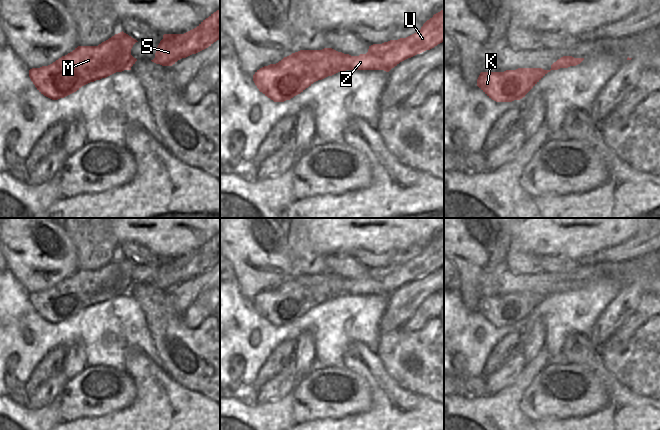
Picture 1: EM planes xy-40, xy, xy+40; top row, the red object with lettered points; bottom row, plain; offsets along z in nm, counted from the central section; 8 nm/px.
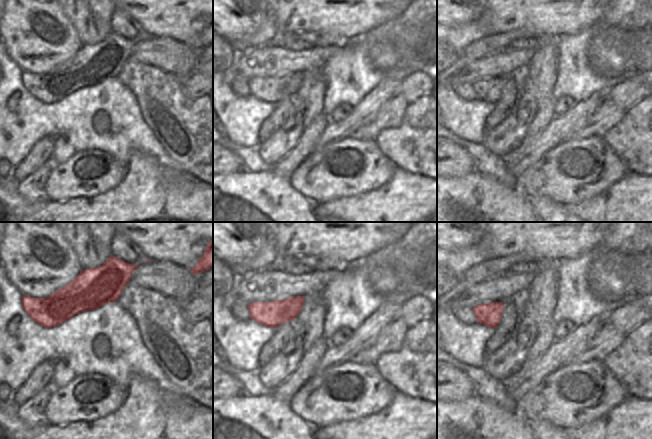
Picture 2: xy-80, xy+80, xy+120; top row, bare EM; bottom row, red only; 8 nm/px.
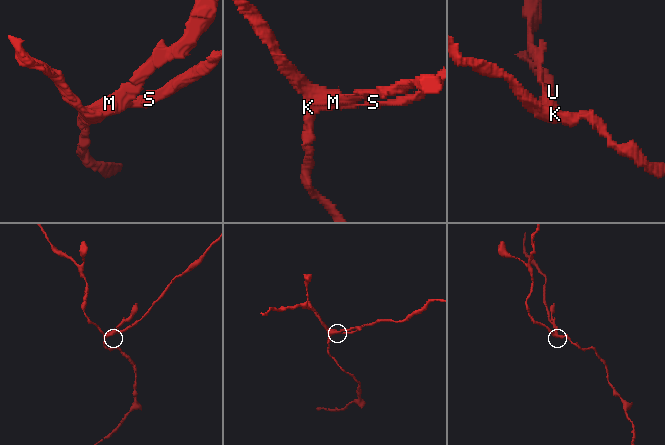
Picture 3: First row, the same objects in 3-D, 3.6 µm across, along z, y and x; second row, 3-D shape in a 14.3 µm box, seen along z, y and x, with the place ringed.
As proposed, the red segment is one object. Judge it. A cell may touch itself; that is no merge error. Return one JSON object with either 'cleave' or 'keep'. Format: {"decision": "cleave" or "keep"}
{"decision": "cleave"}

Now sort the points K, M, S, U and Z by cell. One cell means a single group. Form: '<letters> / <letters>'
K M Z / S U

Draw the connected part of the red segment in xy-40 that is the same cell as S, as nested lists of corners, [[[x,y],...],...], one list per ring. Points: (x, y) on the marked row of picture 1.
[[[220,9],[184,34],[164,34],[155,58],[162,66],[172,66],[178,60],[196,54],[220,39]]]

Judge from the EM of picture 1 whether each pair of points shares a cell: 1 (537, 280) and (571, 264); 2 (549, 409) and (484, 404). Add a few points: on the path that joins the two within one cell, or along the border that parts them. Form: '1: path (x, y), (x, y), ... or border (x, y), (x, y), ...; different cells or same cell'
1: border (579, 265), (565, 273), (543, 272); different cells
2: border (528, 385), (521, 397), (519, 408), (530, 419); different cells

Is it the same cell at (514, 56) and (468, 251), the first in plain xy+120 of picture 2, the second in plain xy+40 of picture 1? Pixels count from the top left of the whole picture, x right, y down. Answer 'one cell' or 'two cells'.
two cells

